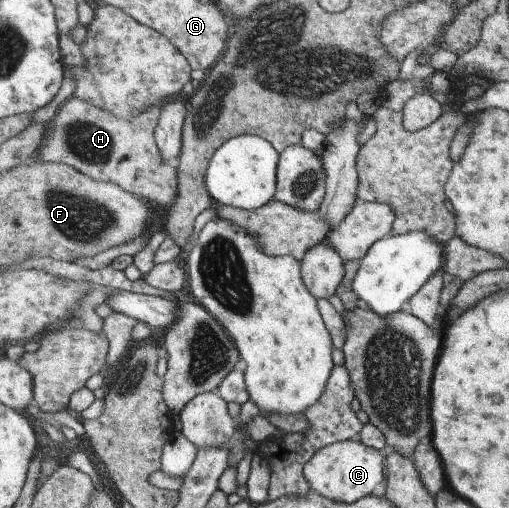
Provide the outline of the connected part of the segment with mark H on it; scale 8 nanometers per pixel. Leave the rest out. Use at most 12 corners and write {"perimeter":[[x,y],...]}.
{"perimeter":[[79,97],[50,121],[39,159],[170,207],[161,106],[124,119]]}

